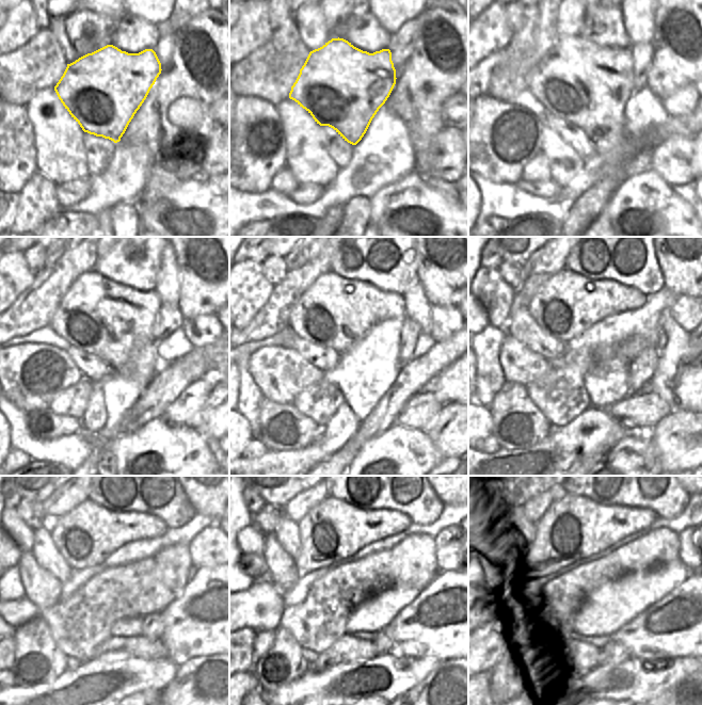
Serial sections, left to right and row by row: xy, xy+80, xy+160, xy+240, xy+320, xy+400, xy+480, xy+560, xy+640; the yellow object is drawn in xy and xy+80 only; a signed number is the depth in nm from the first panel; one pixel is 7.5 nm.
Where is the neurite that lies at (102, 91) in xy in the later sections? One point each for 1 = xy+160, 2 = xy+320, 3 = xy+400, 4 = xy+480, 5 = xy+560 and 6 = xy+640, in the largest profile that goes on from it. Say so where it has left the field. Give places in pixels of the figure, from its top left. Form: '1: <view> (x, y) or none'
1: xy+160 (581, 83)
2: xy+320 (335, 313)
3: xy+400 (569, 303)
4: xy+480 (85, 537)
5: xy+560 (332, 530)
6: xy+640 (576, 527)

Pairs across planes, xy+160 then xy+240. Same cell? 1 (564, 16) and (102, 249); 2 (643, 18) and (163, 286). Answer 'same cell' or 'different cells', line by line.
1: same cell
2: same cell

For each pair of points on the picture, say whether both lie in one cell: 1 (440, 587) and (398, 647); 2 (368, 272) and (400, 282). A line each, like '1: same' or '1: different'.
1: same
2: same

